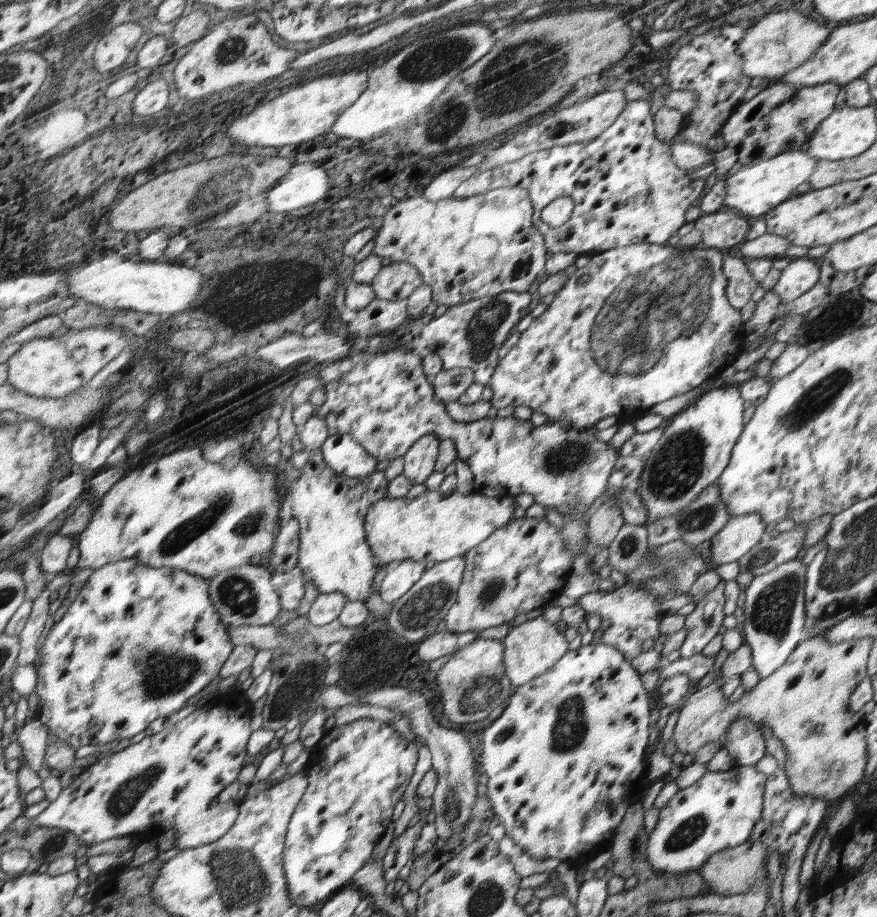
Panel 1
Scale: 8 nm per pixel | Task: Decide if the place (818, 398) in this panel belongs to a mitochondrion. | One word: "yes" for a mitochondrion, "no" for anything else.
yes

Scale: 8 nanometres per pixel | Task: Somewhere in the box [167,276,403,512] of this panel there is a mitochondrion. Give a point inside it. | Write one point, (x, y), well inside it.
(249, 409)

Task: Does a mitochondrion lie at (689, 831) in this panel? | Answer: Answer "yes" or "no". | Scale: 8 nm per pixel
yes

